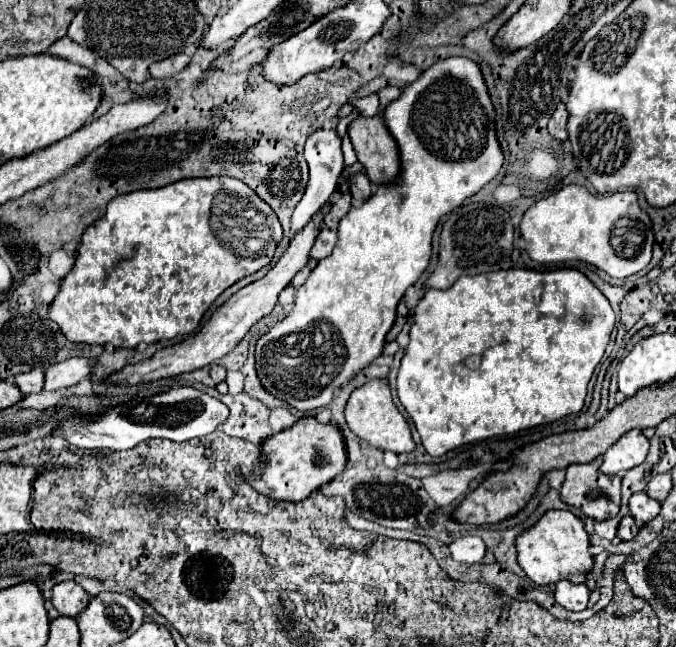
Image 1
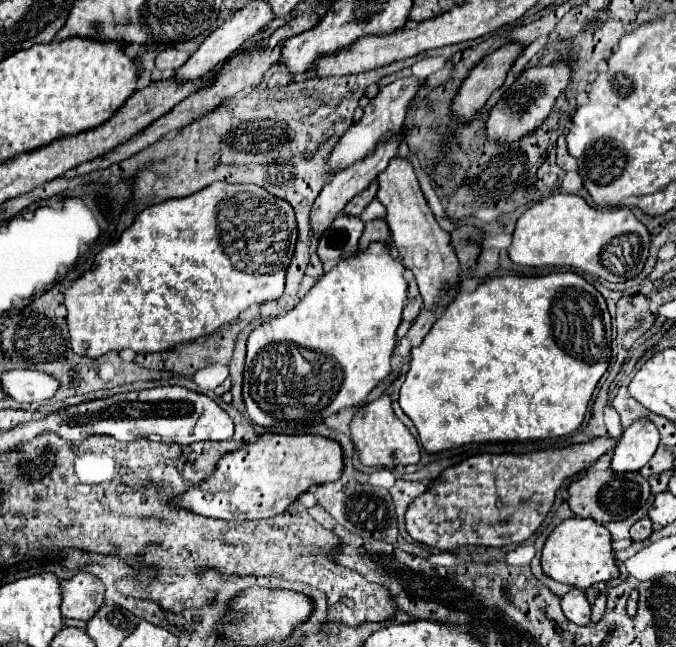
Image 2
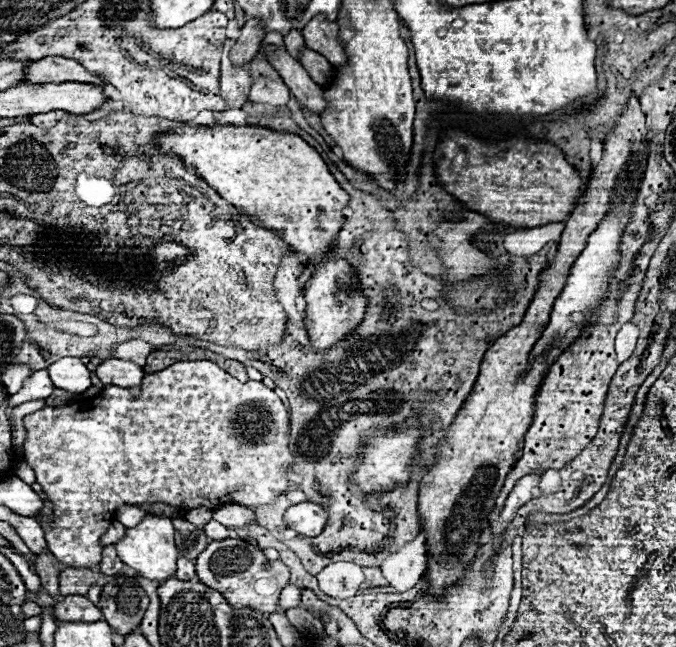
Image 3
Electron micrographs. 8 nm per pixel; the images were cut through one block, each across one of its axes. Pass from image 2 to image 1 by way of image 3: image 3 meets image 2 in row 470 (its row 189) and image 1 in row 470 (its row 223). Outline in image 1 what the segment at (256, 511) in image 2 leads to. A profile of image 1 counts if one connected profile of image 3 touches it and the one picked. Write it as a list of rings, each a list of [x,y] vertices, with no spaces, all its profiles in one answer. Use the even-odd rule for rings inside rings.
[[[302,418],[294,426],[270,436],[262,444],[262,472],[250,476],[248,482],[260,494],[278,502],[300,502],[322,484],[330,482],[346,466],[348,454],[342,434],[332,424],[320,424],[316,418]]]

